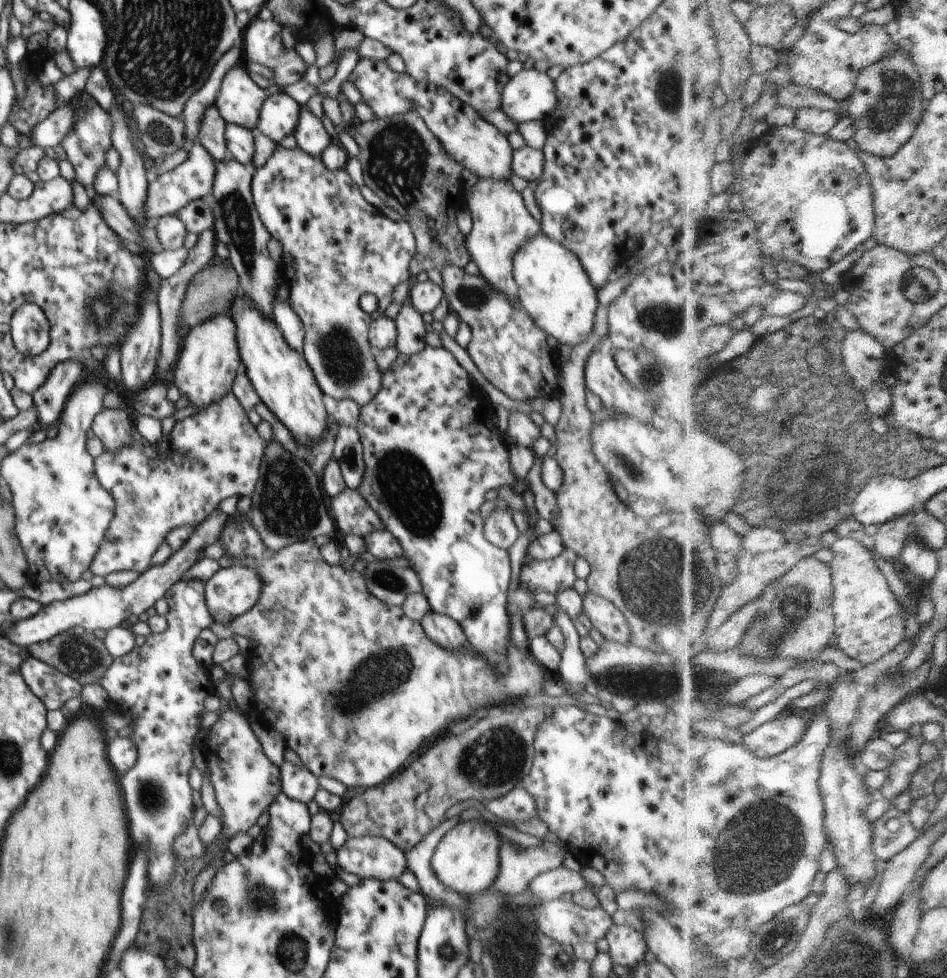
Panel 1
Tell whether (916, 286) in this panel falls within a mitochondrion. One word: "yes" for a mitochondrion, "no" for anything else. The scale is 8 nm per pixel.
yes

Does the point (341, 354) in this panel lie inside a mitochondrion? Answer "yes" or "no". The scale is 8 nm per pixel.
yes

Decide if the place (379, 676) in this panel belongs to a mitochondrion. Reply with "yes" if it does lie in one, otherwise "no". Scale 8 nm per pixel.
yes

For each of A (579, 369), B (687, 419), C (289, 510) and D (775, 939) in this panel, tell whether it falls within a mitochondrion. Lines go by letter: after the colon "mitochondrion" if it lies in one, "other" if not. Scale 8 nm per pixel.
A: other
B: other
C: mitochondrion
D: mitochondrion

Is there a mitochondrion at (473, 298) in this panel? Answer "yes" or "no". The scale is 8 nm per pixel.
yes

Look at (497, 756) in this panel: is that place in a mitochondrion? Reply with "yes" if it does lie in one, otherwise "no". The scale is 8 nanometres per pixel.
yes

